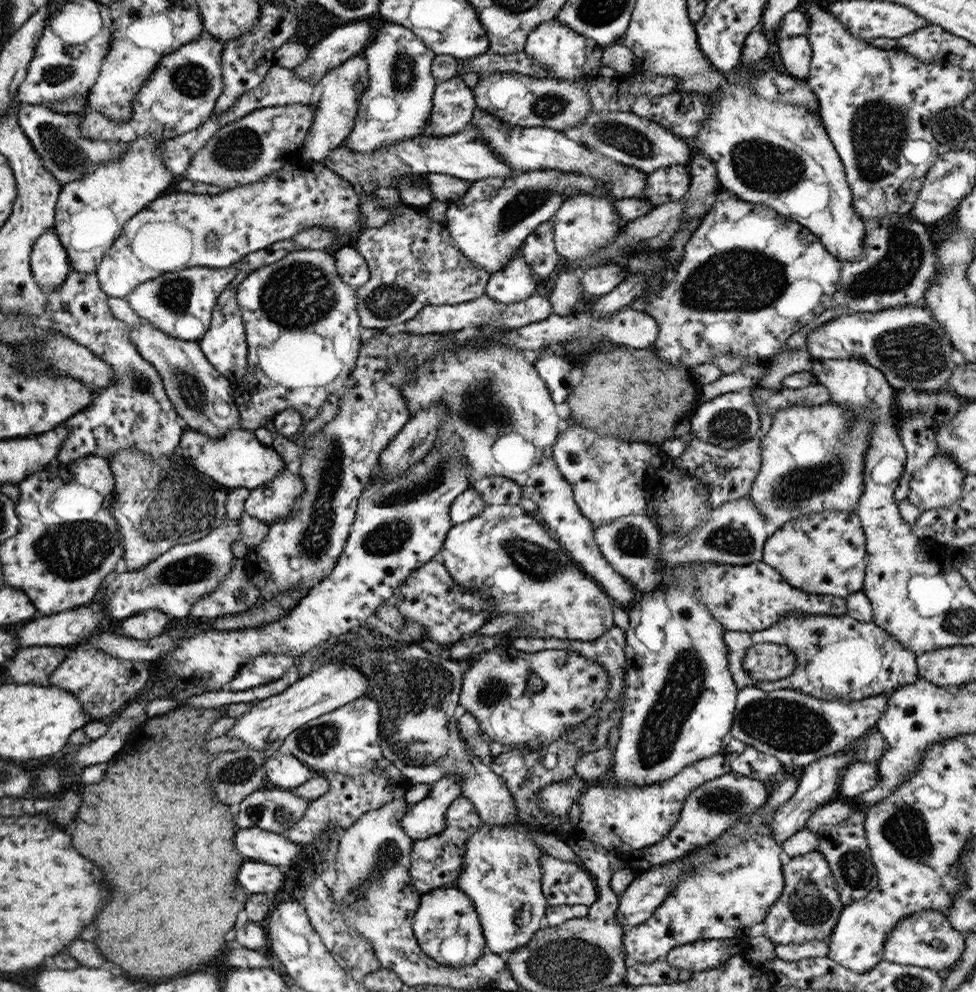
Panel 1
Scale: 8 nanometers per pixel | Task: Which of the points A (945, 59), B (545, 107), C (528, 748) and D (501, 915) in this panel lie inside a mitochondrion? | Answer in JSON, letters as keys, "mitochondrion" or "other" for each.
{"A":"other","B":"mitochondrion","C":"other","D":"other"}

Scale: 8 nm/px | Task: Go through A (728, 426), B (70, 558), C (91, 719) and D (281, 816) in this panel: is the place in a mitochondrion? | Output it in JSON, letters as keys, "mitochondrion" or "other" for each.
{"A":"mitochondrion","B":"mitochondrion","C":"other","D":"mitochondrion"}

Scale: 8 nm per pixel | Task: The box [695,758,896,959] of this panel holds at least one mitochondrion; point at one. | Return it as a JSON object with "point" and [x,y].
{"point":[810,908]}

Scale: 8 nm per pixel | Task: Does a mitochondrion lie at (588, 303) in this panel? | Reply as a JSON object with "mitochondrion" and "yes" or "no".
{"mitochondrion":"no"}

